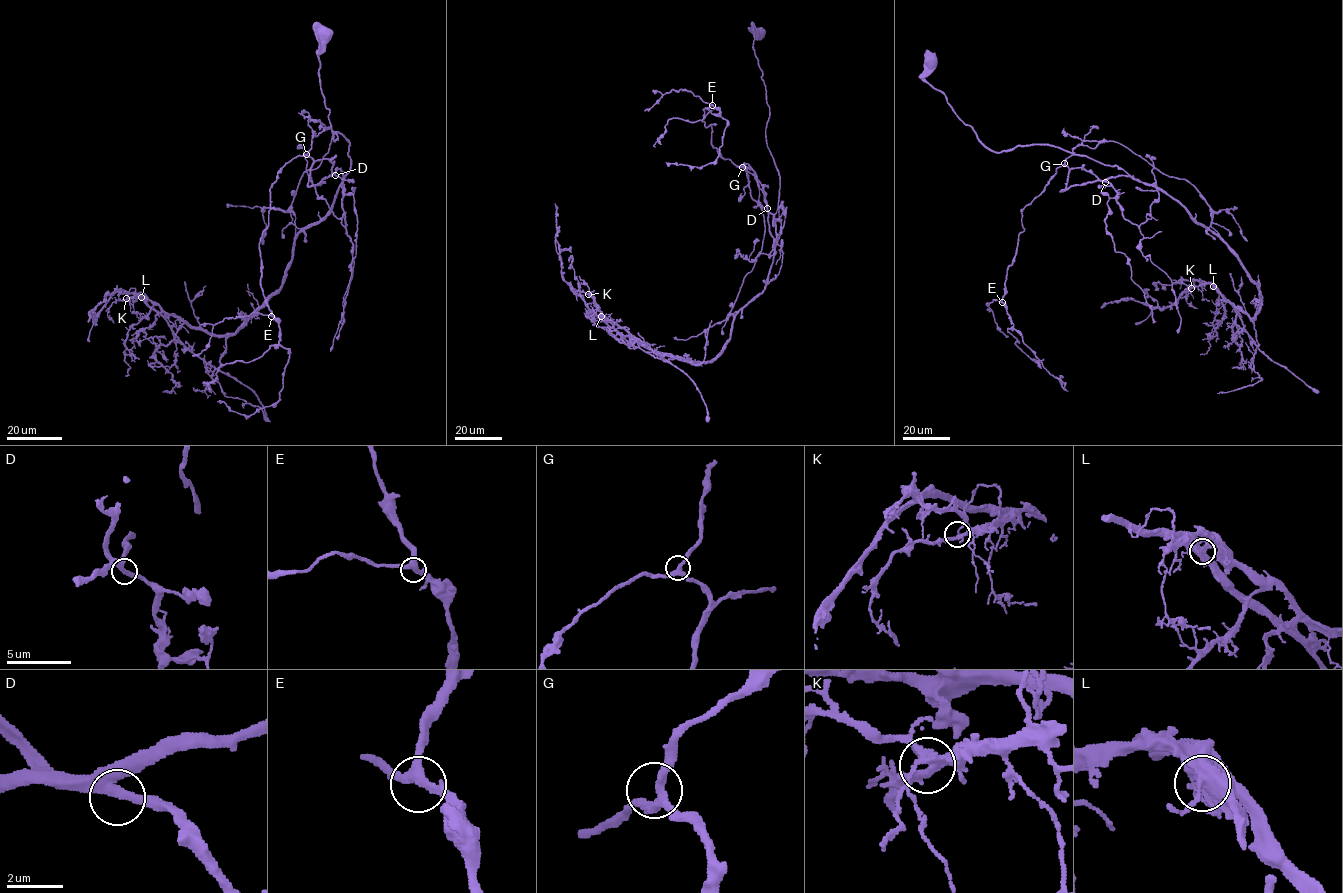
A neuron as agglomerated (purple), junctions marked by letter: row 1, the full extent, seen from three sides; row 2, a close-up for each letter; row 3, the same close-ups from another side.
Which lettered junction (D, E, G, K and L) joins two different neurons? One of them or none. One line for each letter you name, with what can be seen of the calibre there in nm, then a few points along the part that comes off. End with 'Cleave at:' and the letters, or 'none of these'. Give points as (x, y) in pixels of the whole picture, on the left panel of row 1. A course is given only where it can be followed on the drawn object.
L: 180 nm | (141, 297), (166, 320), (190, 350), (252, 391), (264, 409), (266, 420)
Cleave at: L

